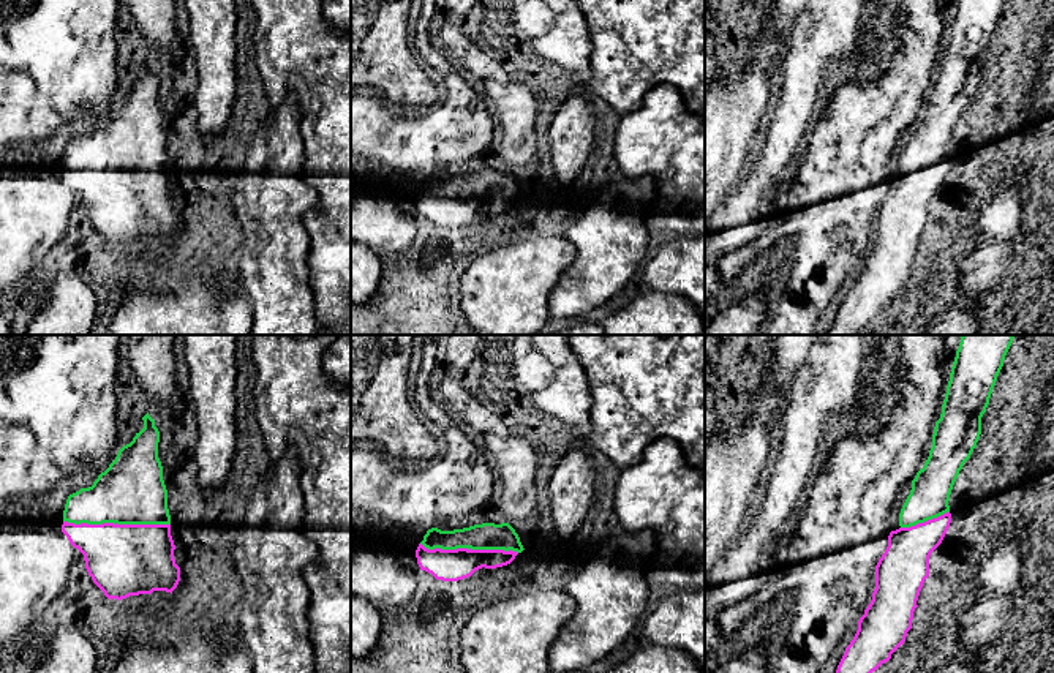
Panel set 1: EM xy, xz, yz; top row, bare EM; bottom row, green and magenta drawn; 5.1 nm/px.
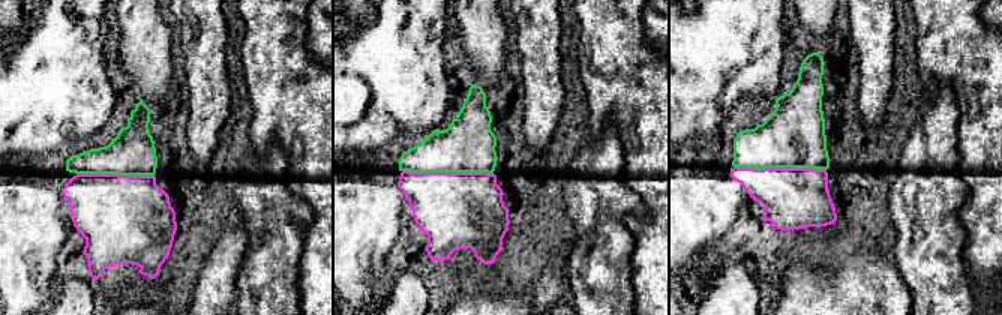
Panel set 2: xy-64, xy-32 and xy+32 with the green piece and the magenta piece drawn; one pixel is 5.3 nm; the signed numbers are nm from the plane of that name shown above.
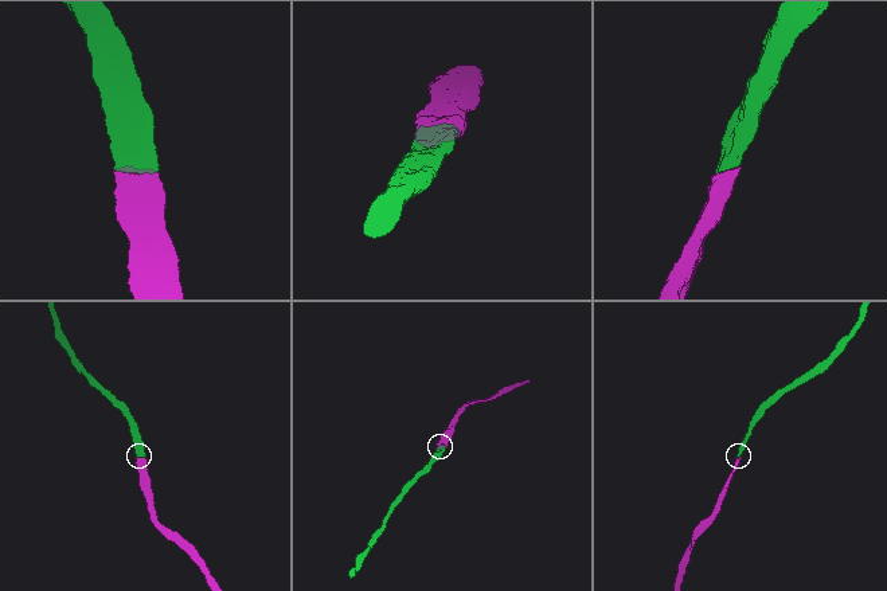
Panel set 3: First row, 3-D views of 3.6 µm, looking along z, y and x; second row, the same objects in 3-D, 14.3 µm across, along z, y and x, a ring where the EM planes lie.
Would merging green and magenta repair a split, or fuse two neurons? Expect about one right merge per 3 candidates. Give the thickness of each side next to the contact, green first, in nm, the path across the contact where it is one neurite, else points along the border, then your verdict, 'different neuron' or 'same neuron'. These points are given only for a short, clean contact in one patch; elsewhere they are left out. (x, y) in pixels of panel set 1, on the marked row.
340/360 nm | same neuron

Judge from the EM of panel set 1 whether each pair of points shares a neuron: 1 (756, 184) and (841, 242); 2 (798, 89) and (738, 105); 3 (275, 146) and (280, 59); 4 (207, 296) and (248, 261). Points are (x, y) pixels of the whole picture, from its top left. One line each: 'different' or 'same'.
1: different
2: different
3: different
4: different

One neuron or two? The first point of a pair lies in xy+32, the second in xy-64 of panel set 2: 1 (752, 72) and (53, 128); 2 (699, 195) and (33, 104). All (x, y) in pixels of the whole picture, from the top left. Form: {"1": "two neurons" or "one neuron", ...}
{"1": "one neuron", "2": "two neurons"}

